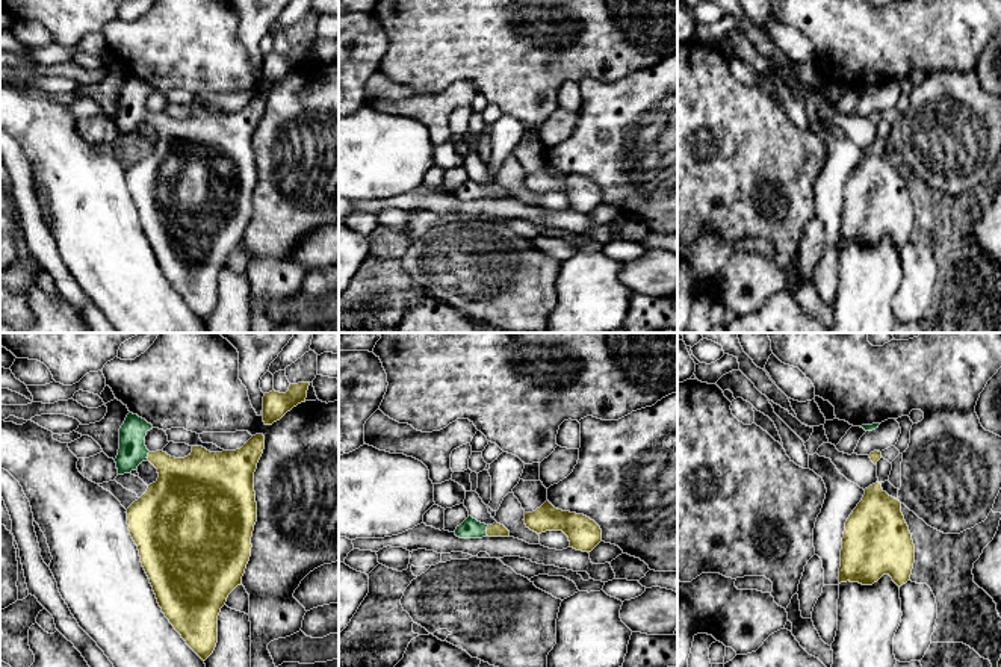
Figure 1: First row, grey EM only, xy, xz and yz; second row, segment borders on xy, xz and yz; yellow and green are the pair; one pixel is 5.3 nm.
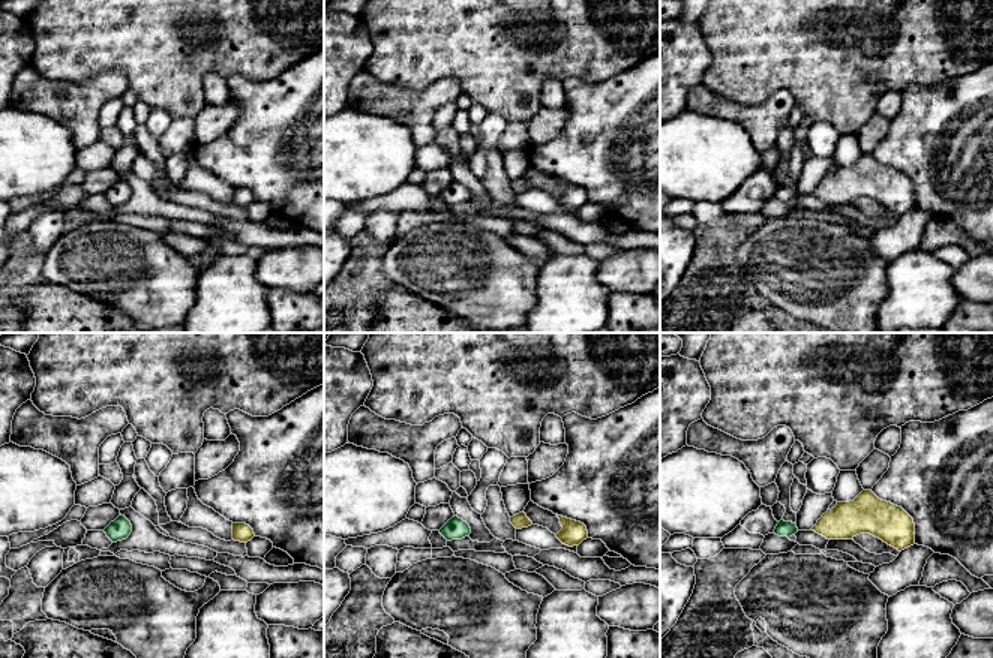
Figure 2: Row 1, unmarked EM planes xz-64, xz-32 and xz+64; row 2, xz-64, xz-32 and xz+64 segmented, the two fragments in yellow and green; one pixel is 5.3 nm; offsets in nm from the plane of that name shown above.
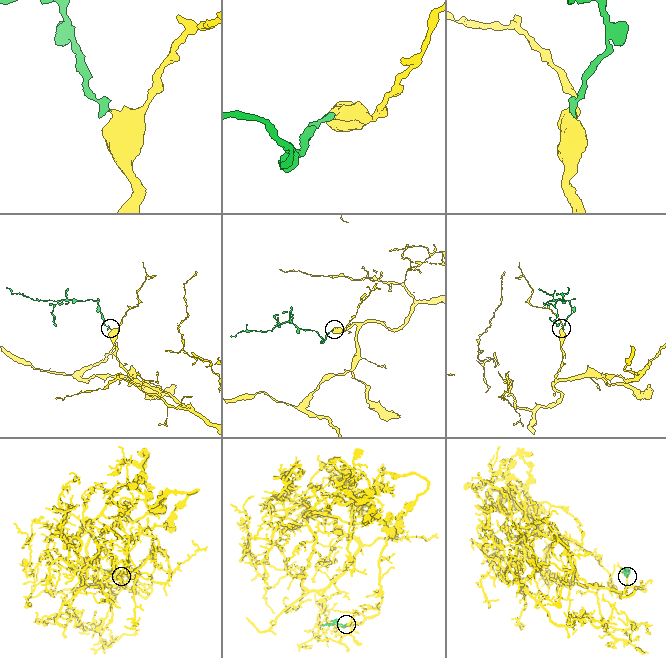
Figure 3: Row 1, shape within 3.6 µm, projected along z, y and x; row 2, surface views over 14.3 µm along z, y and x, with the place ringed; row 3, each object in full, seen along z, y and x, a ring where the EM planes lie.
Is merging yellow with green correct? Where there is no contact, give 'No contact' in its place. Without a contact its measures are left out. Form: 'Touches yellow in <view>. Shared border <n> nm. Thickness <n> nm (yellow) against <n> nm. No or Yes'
Touches yellow in xz. Shared border 60 nm. Thickness 80 nm (yellow) against 110 nm. Yes

